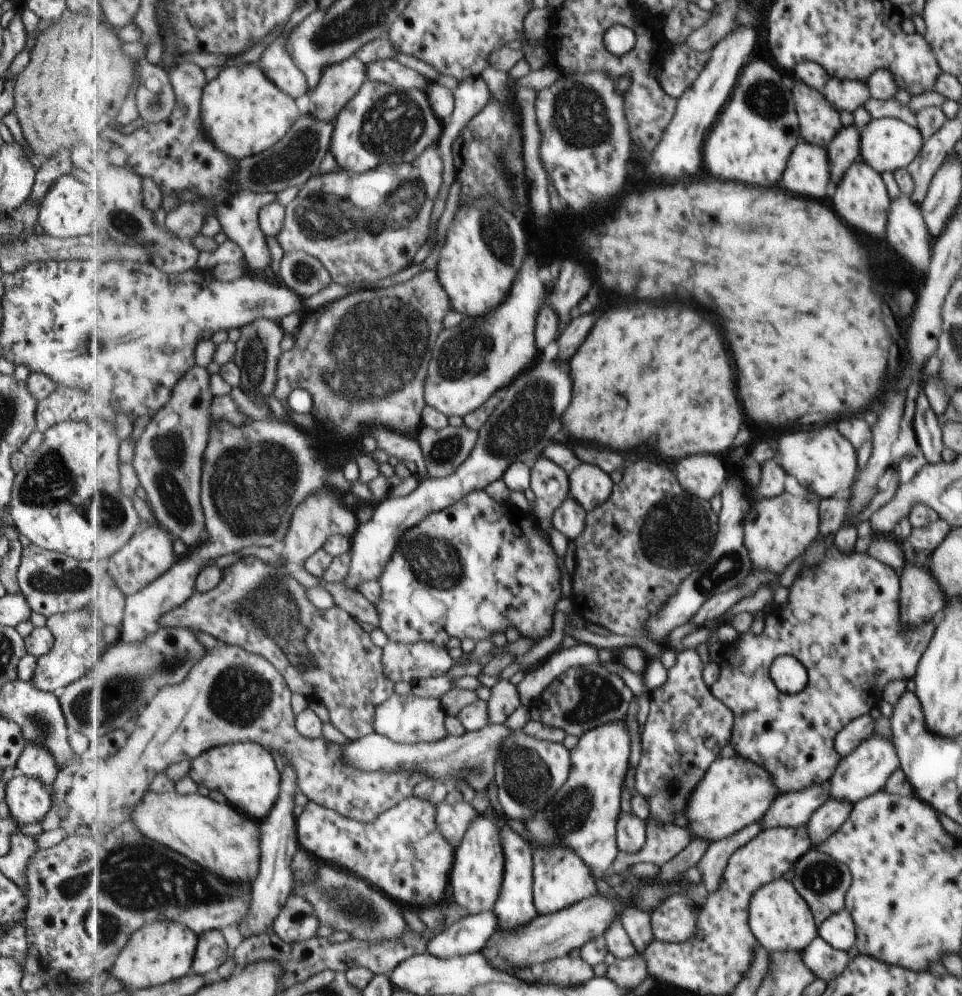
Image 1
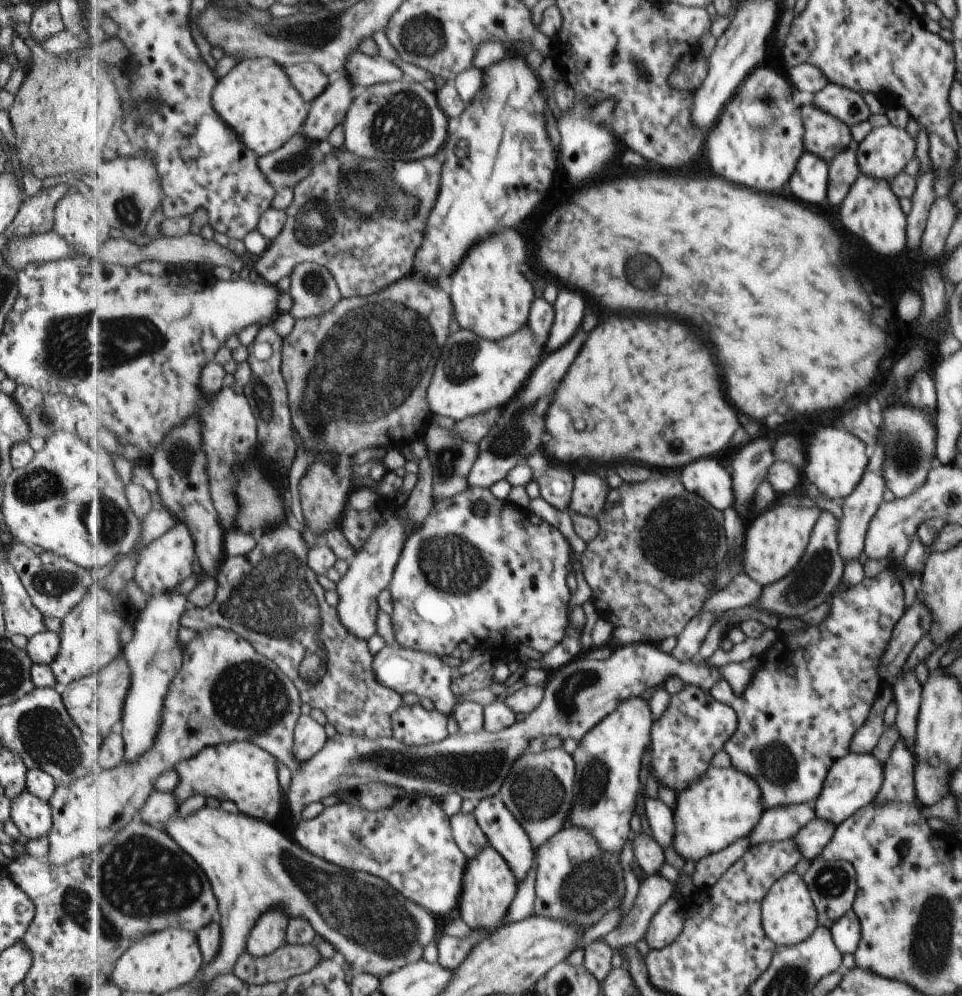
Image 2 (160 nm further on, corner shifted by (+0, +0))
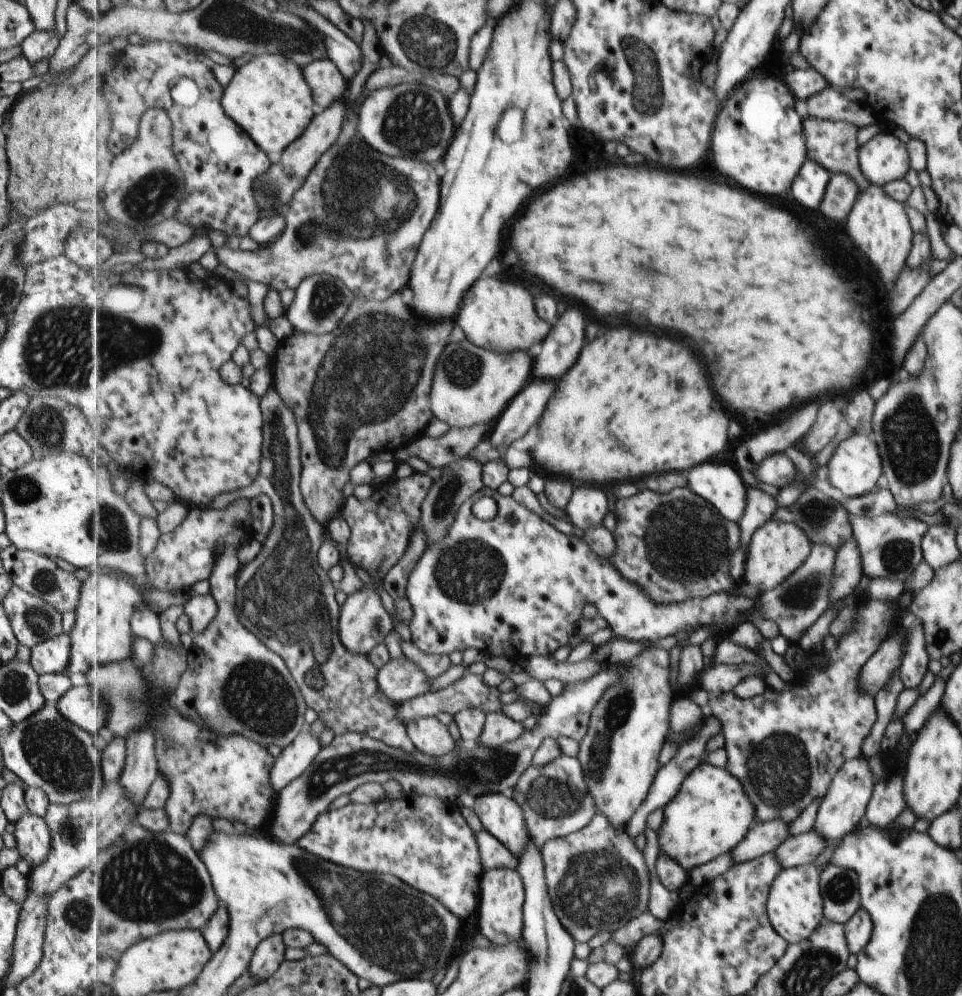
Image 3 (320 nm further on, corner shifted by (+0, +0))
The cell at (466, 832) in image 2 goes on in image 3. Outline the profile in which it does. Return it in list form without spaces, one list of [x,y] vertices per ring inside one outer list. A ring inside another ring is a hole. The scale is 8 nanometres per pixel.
[[[484,827],[477,834],[479,852],[486,870],[497,870],[497,868],[518,869],[521,865],[519,858],[502,844],[493,834],[490,834]]]

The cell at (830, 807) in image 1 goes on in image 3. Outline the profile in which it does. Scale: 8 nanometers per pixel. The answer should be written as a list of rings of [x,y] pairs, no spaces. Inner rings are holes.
[[[811,829],[797,836],[789,836],[775,851],[782,869],[813,863],[826,846],[826,841],[817,830]]]

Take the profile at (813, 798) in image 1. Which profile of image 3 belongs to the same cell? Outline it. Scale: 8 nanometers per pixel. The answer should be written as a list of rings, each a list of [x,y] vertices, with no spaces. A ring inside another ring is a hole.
[[[781,820],[755,822],[746,838],[732,851],[733,860],[748,862],[774,852],[789,836],[788,825]]]

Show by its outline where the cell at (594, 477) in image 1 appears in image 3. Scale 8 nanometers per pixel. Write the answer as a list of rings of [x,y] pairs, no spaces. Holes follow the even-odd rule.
[[[579,486],[574,491],[566,512],[583,531],[595,526],[602,526],[605,516],[609,514],[609,498],[606,490],[595,486]]]

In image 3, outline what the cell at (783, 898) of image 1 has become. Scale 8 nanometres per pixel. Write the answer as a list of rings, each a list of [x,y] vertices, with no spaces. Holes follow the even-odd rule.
[[[813,863],[782,869],[770,886],[766,899],[766,916],[770,925],[787,944],[807,940],[822,918],[822,902],[819,894],[819,874]]]

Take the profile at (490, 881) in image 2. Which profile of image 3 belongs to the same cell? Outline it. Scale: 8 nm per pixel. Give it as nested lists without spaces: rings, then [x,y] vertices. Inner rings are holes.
[[[497,868],[497,870],[484,870],[481,874],[481,892],[479,892],[479,924],[481,932],[495,944],[511,944],[523,942],[524,912],[526,905],[526,886],[522,875],[517,869]]]

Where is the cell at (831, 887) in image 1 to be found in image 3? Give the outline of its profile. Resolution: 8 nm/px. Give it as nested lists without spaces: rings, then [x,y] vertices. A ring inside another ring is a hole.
[[[828,863],[819,873],[822,917],[843,925],[860,908],[855,872]]]

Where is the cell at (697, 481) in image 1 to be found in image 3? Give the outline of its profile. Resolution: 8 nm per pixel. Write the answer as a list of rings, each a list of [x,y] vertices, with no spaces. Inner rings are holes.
[[[703,464],[691,470],[687,480],[687,487],[717,506],[725,518],[737,523],[741,521],[747,509],[749,487],[736,466]]]

